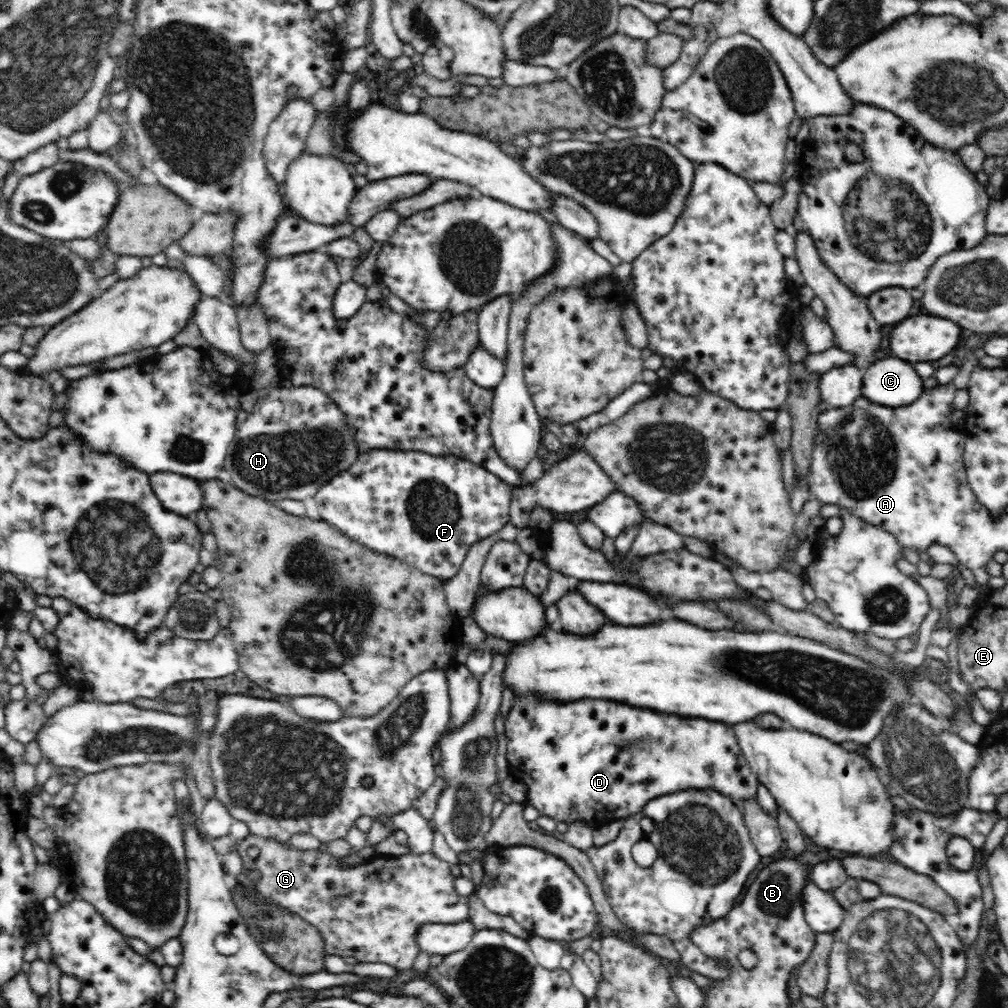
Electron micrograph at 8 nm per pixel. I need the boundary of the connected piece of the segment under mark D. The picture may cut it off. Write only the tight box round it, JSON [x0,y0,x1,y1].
[505,696,760,826]

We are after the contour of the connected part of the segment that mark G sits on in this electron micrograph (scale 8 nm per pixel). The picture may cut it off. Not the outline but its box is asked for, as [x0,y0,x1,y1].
[236,834,469,970]

